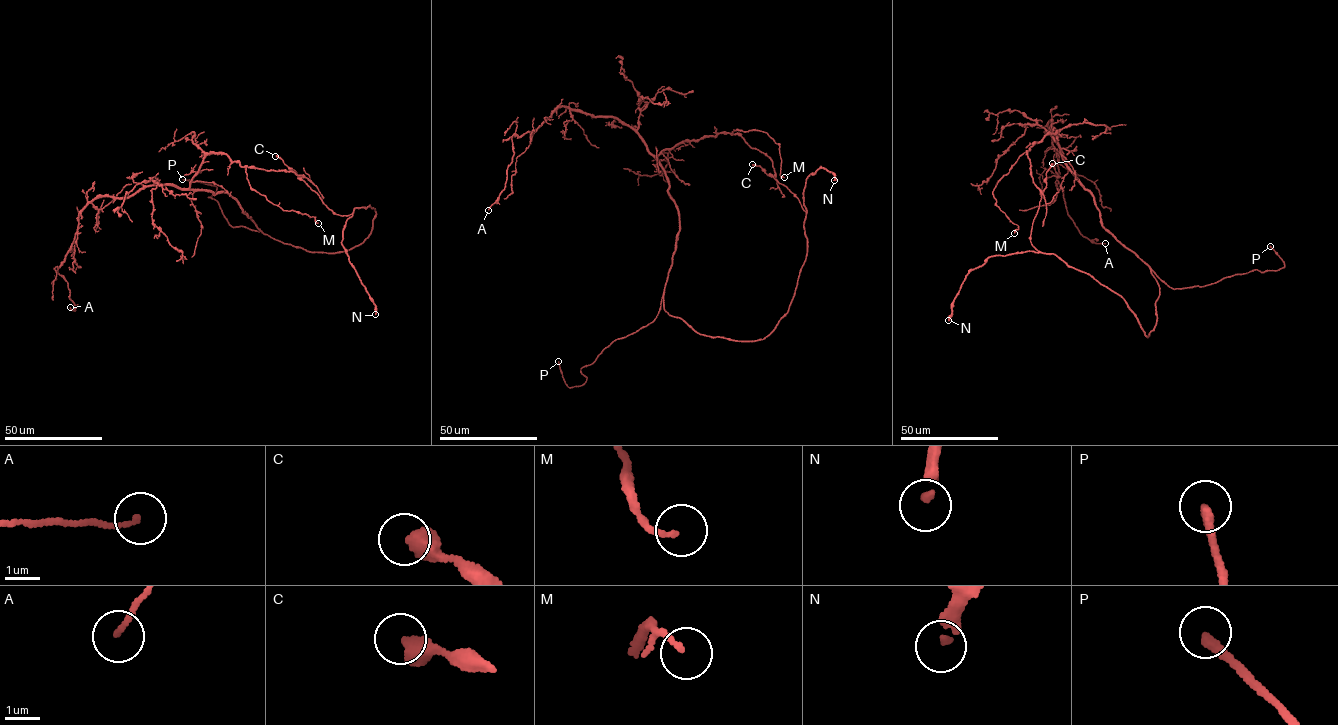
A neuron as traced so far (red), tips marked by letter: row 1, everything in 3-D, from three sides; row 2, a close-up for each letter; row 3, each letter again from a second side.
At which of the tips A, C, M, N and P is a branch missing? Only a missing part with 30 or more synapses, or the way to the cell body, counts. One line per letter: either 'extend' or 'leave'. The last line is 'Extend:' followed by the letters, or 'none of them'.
A: leave
C: leave
M: leave
N: extend
P: extend
Extend: N, P

